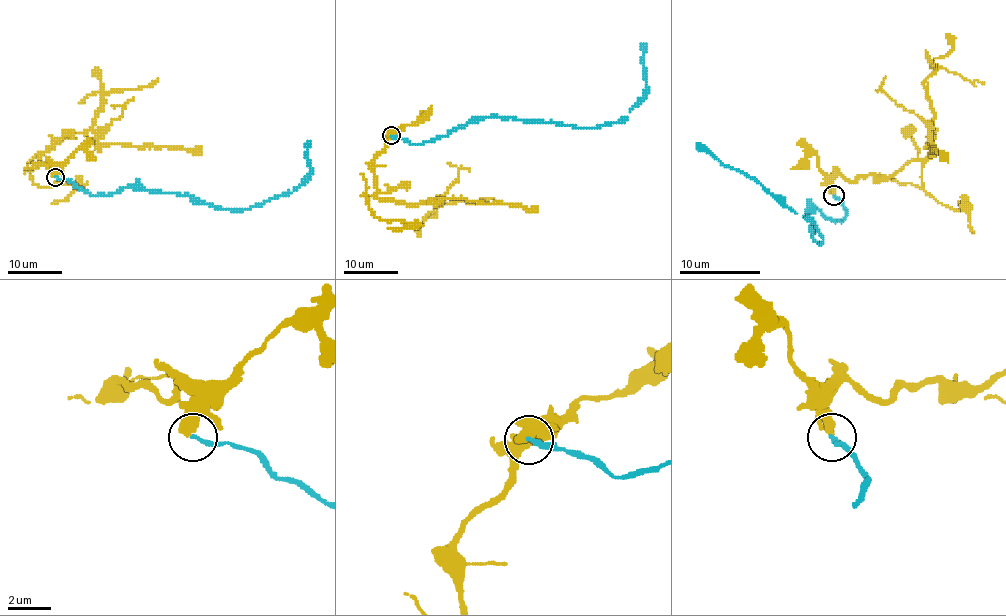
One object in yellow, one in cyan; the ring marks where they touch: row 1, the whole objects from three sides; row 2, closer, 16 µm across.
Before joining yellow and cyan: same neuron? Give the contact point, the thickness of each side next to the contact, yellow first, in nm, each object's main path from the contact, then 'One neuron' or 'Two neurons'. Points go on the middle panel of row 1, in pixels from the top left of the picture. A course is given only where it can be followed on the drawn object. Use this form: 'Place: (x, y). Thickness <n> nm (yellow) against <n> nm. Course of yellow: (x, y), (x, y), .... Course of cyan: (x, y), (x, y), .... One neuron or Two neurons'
Place: (391, 135). Thickness 480 nm (yellow) against 200 nm. Course of yellow: (391, 135), (373, 161), (378, 196), (384, 200), (421, 204), (462, 198), (470, 202), (520, 204), (538, 213). Course of cyan: (391, 135), (418, 145), (435, 141), (485, 116), (587, 128), (621, 122), (645, 93), (642, 62), (645, 43). Two neurons

